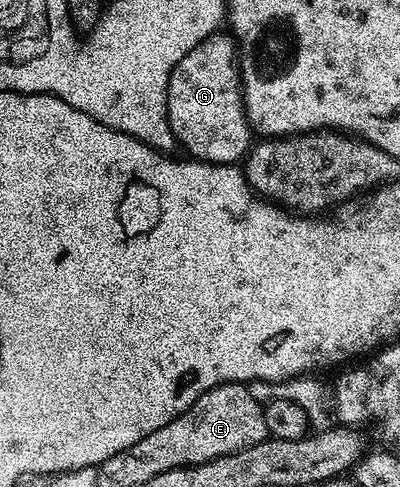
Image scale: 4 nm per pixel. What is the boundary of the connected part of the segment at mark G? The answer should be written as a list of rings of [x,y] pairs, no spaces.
[[[213,34],[194,46],[170,74],[168,83],[168,121],[176,143],[185,148],[189,157],[204,160],[207,164],[236,164],[245,159],[249,151],[248,119],[244,116],[244,98],[240,90],[238,48],[231,35]]]

